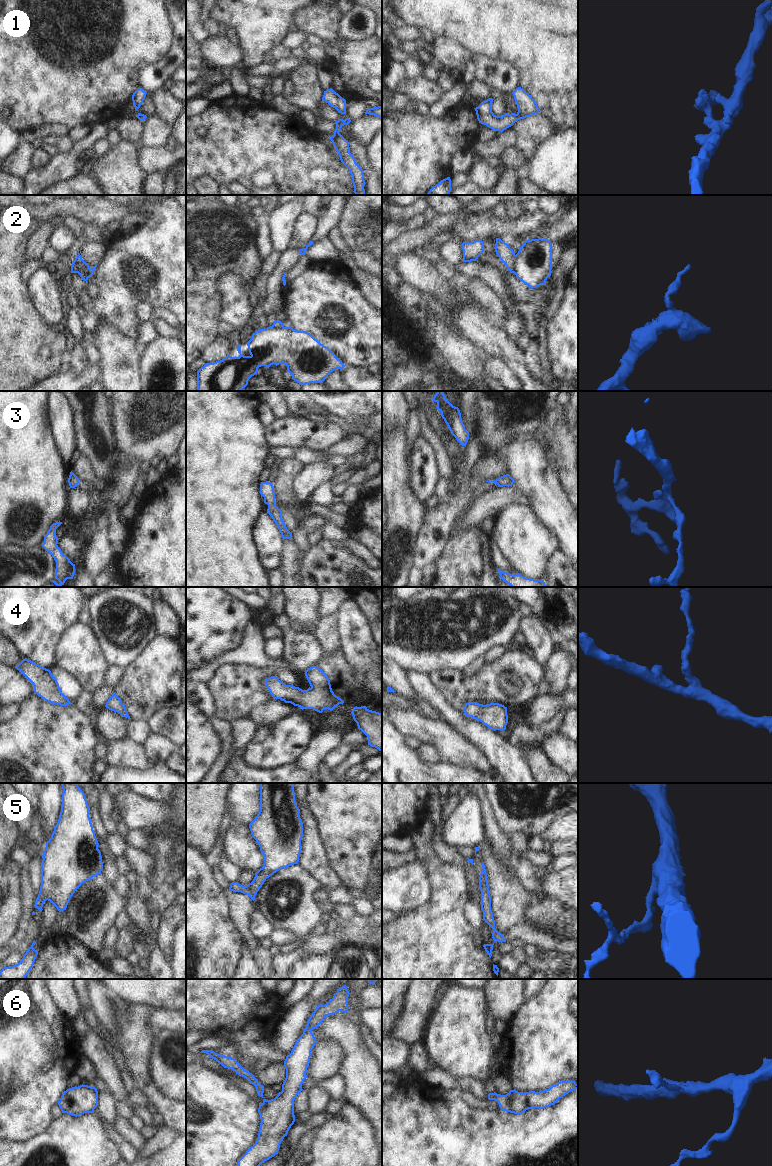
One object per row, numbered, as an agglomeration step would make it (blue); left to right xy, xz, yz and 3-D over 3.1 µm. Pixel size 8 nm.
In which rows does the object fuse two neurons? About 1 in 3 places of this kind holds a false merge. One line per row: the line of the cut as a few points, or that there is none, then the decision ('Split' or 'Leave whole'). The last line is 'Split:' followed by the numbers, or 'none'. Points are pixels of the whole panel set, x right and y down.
1: No split. Leave whole
2: Split along yz (515, 255), (513, 272). Split
3: No split. Leave whole
4: No split. Leave whole
5: No split. Leave whole
6: No split. Leave whole
Split: 2.

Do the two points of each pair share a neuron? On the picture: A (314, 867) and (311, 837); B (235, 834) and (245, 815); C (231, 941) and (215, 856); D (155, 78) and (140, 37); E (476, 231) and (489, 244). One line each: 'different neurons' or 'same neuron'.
A: same neuron
B: different neurons
C: different neurons
D: different neurons
E: different neurons

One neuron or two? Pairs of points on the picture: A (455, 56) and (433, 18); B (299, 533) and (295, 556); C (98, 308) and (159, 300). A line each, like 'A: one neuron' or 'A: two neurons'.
A: two neurons
B: two neurons
C: one neuron

